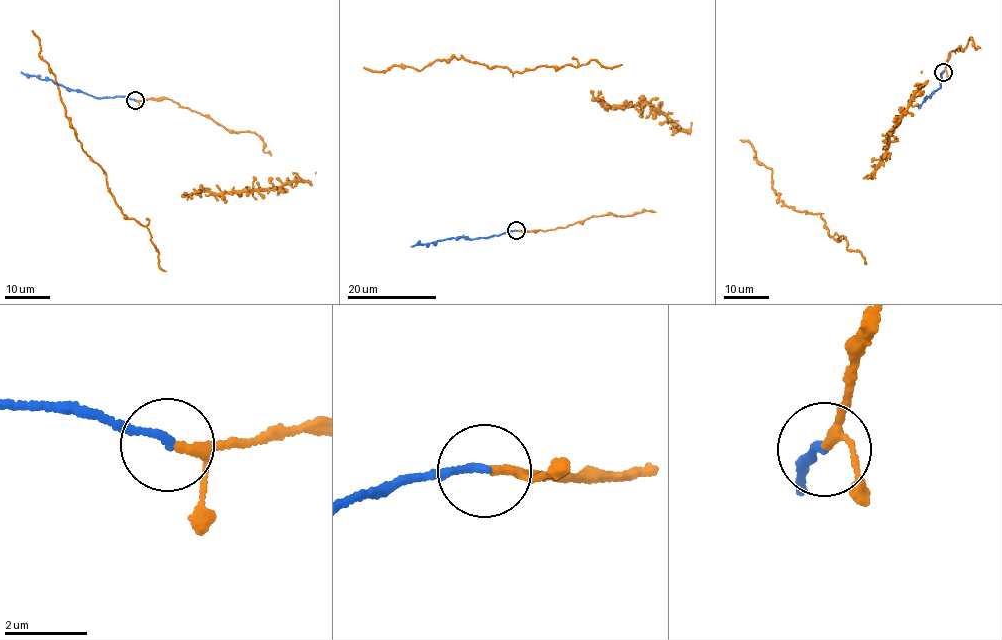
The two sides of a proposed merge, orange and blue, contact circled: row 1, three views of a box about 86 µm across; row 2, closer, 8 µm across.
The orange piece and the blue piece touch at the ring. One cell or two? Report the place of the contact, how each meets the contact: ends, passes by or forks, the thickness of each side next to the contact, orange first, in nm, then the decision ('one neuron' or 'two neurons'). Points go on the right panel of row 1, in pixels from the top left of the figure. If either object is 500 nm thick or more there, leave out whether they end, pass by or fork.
place (943, 72); orange passes by; blue ends; calibres 160 and 190 nm; one neuron

